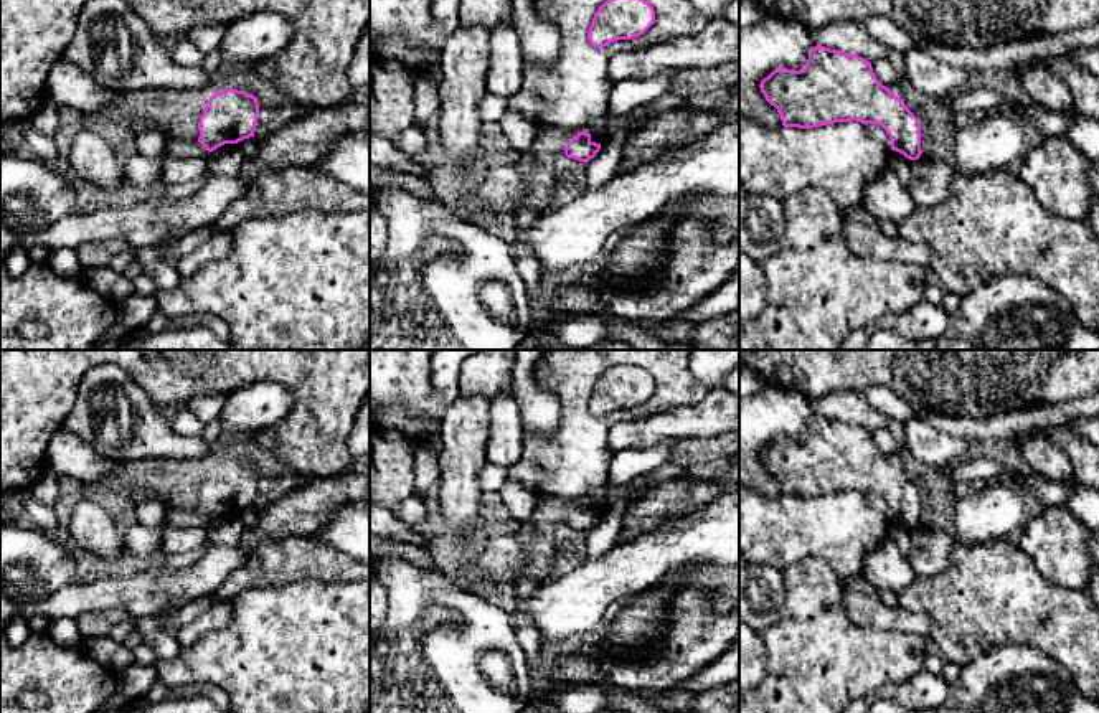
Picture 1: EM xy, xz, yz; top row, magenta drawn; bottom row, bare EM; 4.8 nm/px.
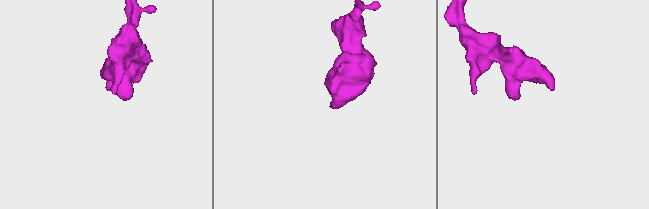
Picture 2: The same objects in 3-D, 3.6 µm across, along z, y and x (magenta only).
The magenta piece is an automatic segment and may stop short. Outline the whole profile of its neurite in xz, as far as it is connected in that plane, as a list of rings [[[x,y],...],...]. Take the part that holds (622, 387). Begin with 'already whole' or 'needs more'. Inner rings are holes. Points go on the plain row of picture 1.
already whole | [[[616,365],[594,383],[587,409],[594,418],[604,418],[644,404],[653,391],[655,380],[649,371],[635,365]]]

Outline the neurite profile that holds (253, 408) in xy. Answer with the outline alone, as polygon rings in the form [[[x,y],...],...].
[[[257,381],[226,396],[219,414],[223,442],[234,436],[261,432],[294,409],[294,391],[277,381]]]

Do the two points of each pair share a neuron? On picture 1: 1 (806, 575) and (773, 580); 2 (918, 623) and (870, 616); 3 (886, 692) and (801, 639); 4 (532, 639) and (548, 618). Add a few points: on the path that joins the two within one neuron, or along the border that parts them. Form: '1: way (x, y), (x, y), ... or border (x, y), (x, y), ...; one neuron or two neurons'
1: border (782, 573), (782, 613), (779, 616); two neurons
2: way (906, 621), (882, 616); one neuron
3: border (893, 684), (883, 684), (868, 695); two neurons
4: border (532, 593), (522, 603), (522, 611), (545, 644); two neurons

